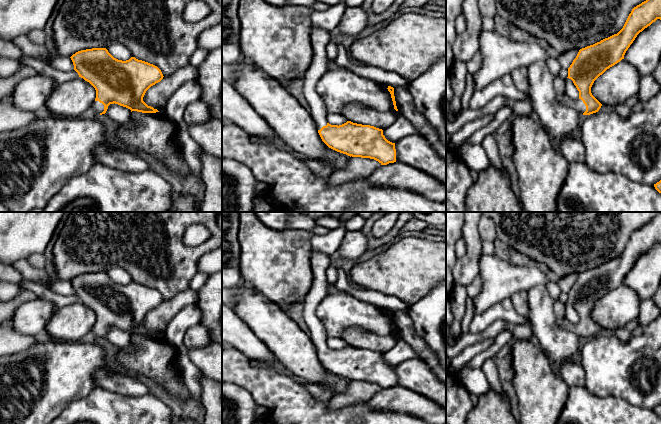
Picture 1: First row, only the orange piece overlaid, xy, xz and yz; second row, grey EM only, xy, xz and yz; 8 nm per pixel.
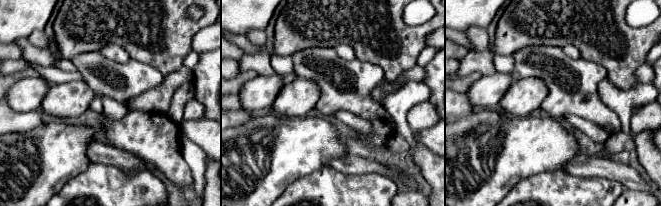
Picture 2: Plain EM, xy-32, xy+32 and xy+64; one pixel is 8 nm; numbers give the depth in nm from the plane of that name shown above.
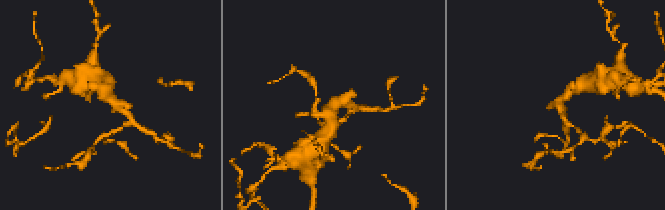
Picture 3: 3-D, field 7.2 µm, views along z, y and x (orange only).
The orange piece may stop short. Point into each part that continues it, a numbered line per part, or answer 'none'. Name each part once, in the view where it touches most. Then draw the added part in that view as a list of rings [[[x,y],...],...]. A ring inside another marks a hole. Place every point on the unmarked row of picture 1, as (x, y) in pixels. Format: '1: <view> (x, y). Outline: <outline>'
1: xy (97, 330). Outline: [[[94,325],[92,328],[92,332],[98,337],[102,337],[104,335],[104,329],[100,327],[99,325]]]

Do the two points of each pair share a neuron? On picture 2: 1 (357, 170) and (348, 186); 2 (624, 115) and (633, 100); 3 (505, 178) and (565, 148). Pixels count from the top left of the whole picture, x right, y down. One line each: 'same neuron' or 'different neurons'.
1: different neurons
2: same neuron
3: same neuron

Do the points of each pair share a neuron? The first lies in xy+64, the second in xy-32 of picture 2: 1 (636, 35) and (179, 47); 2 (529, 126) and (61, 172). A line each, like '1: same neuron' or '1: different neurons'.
1: same neuron
2: same neuron

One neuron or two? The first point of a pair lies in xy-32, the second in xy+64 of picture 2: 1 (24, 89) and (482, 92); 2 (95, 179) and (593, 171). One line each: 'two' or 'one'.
1: one
2: two

